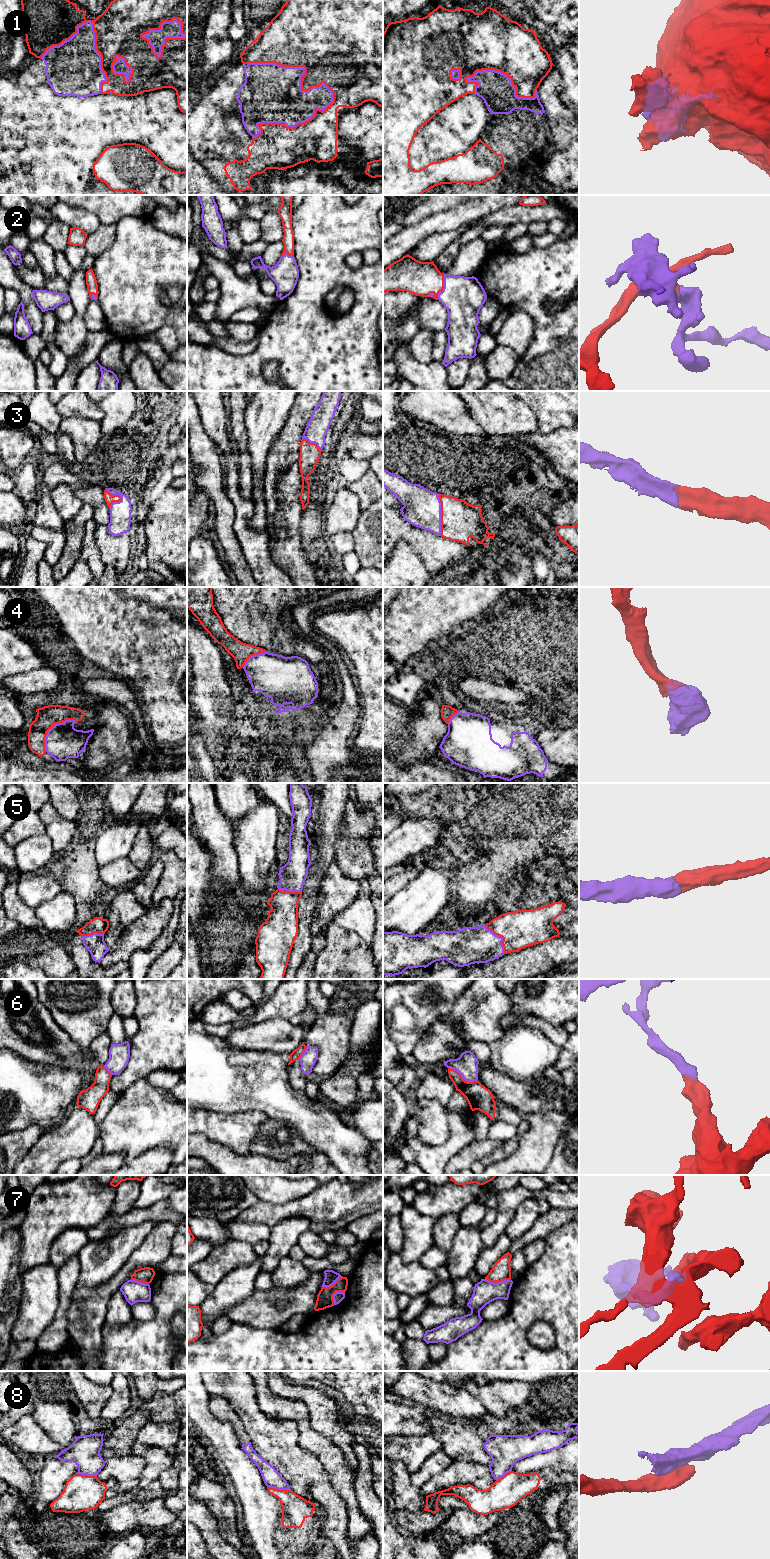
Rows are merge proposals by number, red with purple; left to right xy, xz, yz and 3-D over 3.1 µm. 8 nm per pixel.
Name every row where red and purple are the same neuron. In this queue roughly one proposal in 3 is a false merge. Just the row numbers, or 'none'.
1, 2, 3, 4, 5

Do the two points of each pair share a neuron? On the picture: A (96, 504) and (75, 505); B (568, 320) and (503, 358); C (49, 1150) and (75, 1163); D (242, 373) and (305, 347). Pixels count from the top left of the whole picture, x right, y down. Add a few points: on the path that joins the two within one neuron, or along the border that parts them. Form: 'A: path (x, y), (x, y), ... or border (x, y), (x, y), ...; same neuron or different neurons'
A: border (73, 490), (73, 493), (83, 503); different neurons
B: border (520, 356), (515, 369), (508, 377); different neurons
C: border (80, 1158), (69, 1158), (59, 1164); different neurons
D: path (258, 357), (271, 347), (289, 347); same neuron

